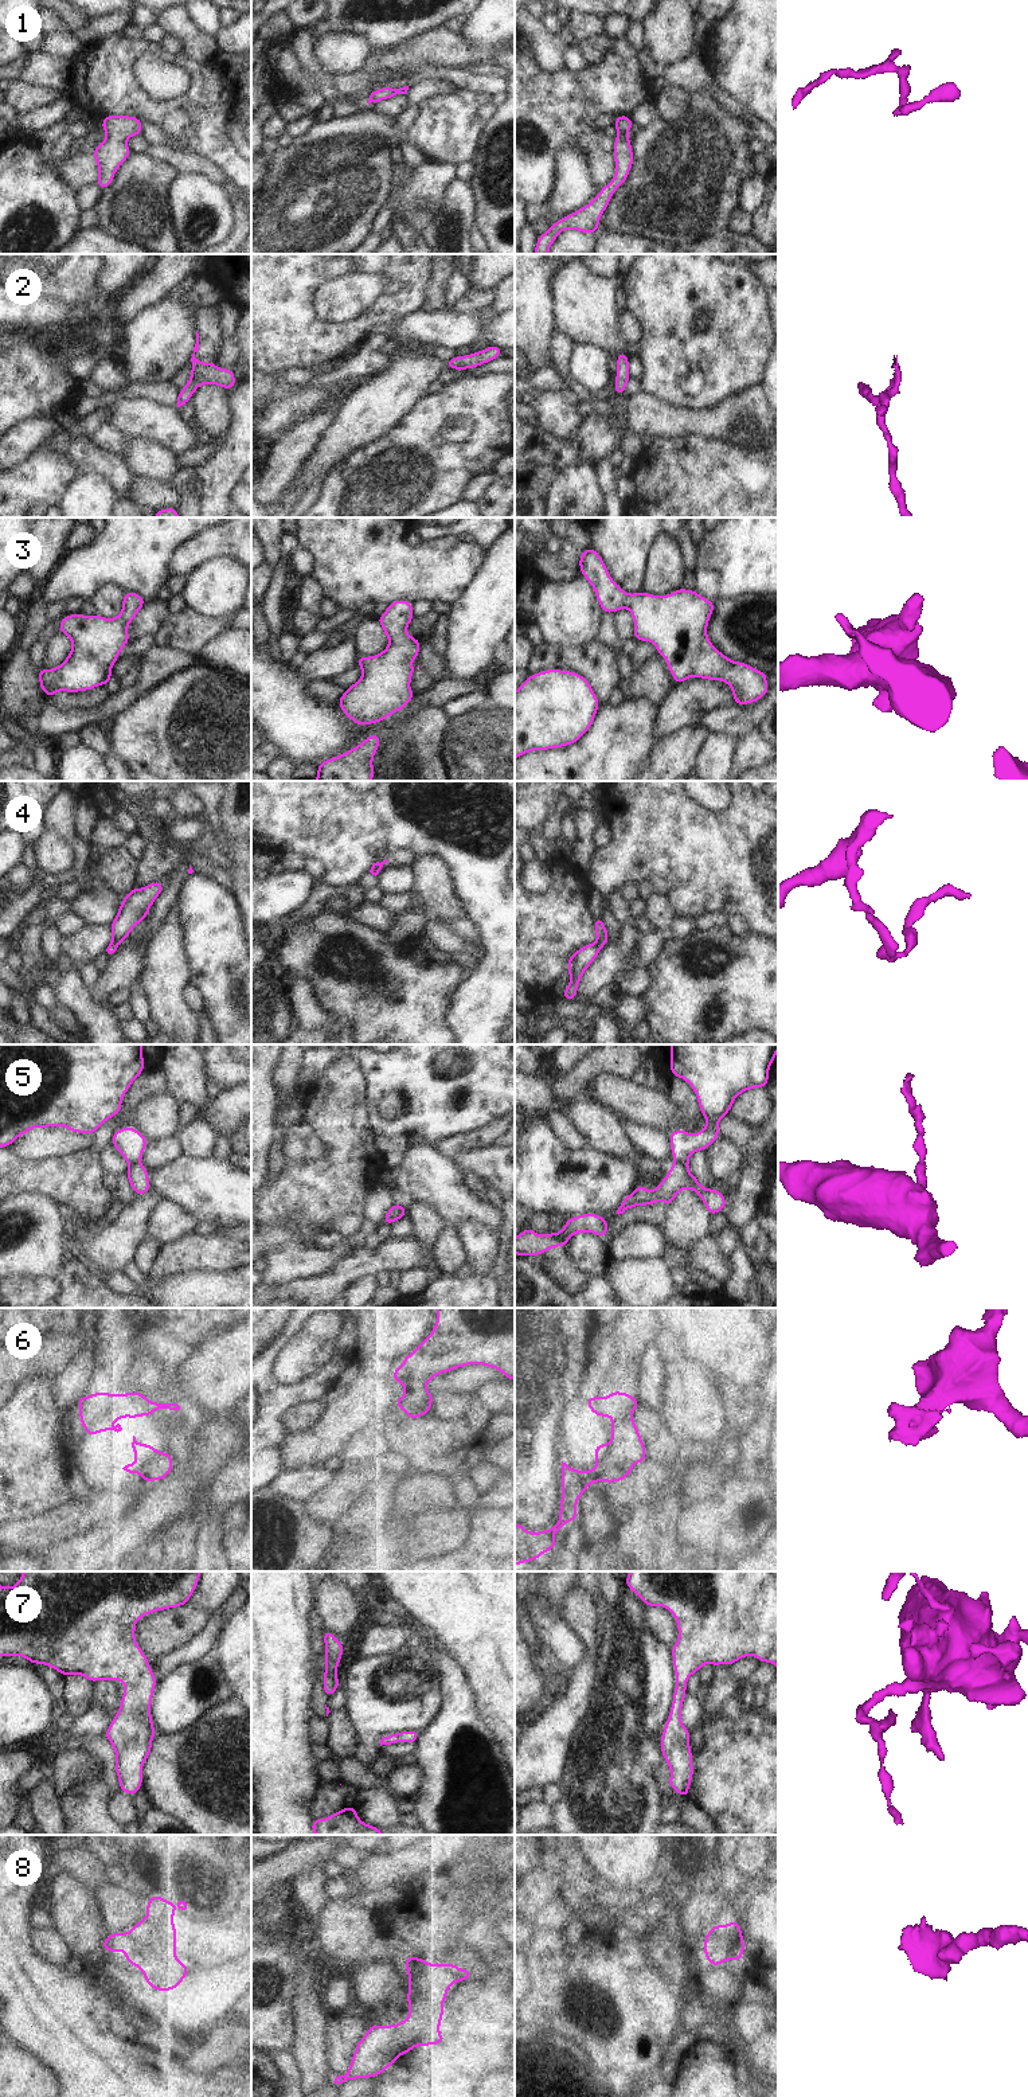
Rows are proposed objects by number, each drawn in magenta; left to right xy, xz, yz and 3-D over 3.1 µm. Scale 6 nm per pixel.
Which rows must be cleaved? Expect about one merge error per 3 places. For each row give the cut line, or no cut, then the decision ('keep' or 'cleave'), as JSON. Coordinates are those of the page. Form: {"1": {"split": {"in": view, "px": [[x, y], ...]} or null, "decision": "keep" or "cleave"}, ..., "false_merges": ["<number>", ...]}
{"1": {"split": null, "decision": "keep"}, "2": {"split": null, "decision": "keep"}, "3": {"split": null, "decision": "keep"}, "4": {"split": null, "decision": "keep"}, "5": {"split": {"in": "yz", "px": [[675, 1162], [687, 1166]]}, "decision": "cleave"}, "6": {"split": null, "decision": "keep"}, "7": {"split": null, "decision": "keep"}, "8": {"split": null, "decision": "keep"}, "false_merges": ["5"]}

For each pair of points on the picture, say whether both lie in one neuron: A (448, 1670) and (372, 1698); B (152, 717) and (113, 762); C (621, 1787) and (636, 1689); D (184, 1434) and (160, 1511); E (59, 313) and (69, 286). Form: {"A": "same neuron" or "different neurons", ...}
{"A": "different neurons", "B": "different neurons", "C": "same neuron", "D": "different neurons", "E": "different neurons"}

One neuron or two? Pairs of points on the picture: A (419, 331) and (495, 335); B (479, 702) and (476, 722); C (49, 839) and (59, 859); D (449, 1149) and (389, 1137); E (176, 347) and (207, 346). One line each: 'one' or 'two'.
A: one
B: two
C: one
D: two
E: two

